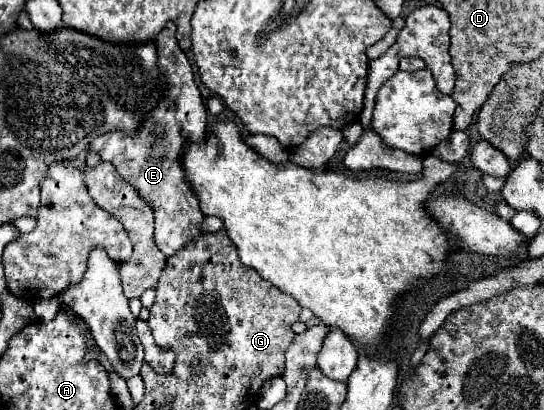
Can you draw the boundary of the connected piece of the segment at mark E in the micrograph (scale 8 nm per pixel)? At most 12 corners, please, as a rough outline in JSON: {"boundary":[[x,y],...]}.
{"boundary":[[174,22],[156,36],[168,88],[136,134],[90,148],[154,210],[172,256],[204,214],[180,160],[208,112]]}

